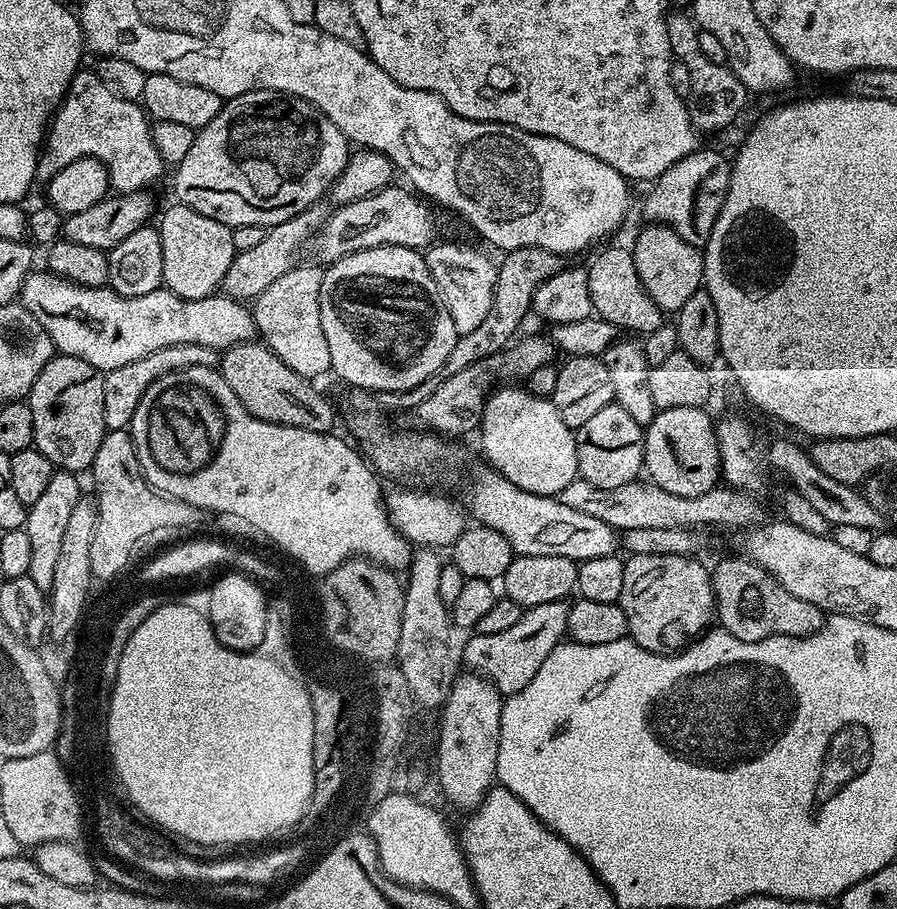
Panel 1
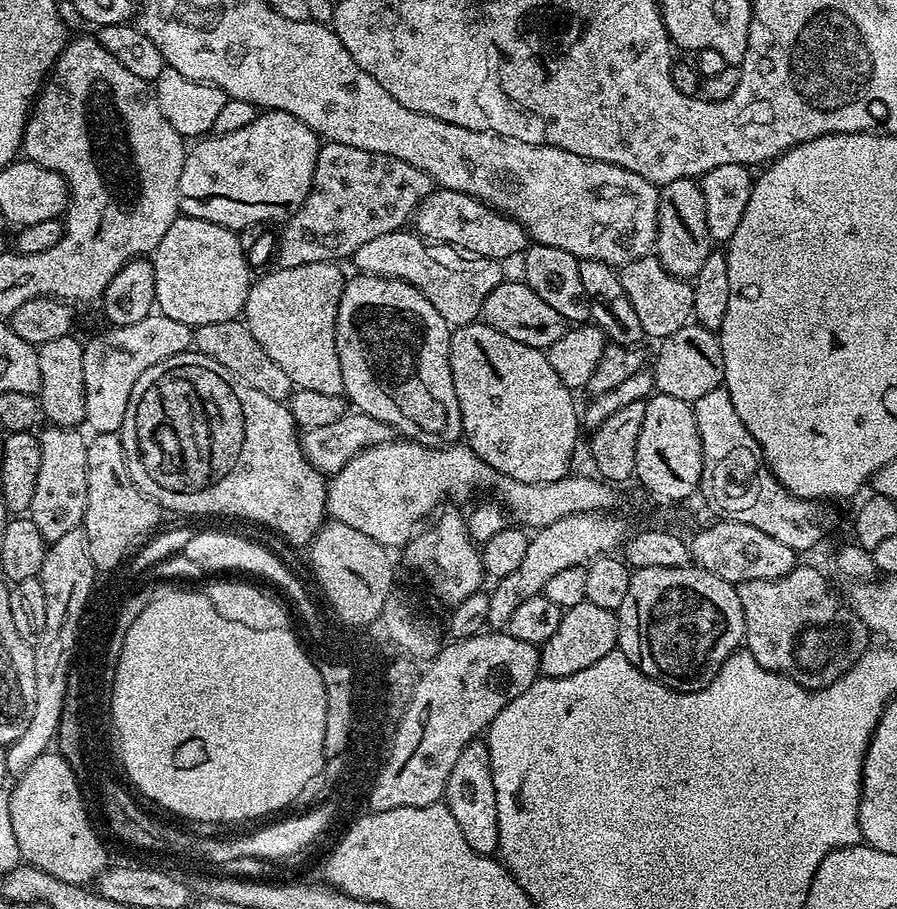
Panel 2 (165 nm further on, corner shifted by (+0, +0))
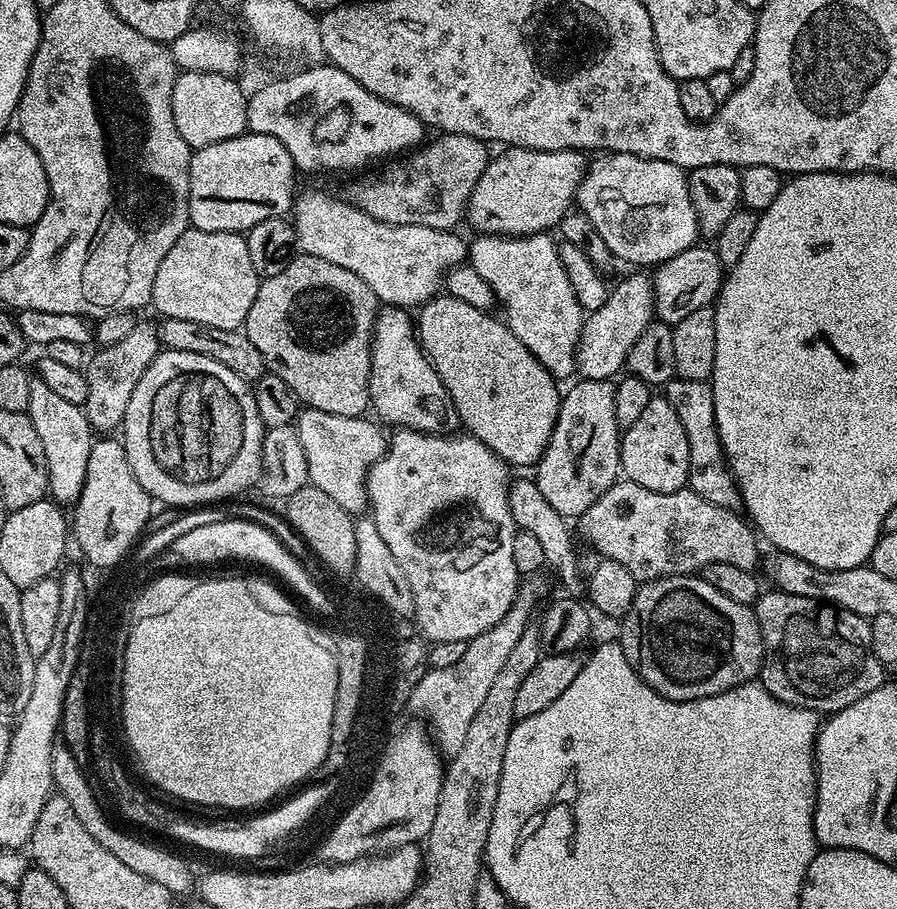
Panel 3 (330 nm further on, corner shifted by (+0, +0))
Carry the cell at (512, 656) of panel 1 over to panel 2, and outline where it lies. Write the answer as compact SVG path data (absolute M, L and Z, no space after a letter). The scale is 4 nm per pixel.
M485 630L478 636L445 643L435 657L423 665L410 698L409 706L396 730L391 747L383 758L371 792L366 797L369 809L381 812L402 806L430 806L443 797L450 770L458 762L458 754L476 736L485 731L494 718L518 694L526 694L540 676L540 649L522 638L514 638L507 630Z

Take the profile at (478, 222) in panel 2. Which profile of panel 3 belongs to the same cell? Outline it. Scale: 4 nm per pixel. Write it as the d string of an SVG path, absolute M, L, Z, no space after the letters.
M508 146L500 151L489 159L470 194L466 224L485 236L533 236L555 229L573 207L589 157L574 148L551 152Z

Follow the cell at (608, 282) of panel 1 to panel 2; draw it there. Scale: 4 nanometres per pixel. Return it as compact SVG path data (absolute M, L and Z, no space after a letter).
M649 254L619 269L622 290L634 306L642 322L645 337L663 338L682 330L682 326L693 319L694 290L687 279L675 276L666 271L662 262L655 255Z

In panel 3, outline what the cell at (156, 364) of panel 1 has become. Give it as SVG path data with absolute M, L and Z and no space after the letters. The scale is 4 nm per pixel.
M138 322L126 338L113 344L105 344L100 352L91 353L86 364L84 377L88 383L88 397L83 404L84 413L88 415L88 421L93 429L100 434L112 434L123 425L126 418L126 406L130 406L130 394L134 394L134 386L138 386L138 378L146 374L150 362L160 351L160 339L156 333L157 325Z

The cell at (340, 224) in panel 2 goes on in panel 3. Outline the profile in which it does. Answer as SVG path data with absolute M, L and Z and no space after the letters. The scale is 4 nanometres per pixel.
M449 132L437 137L437 140L429 139L423 146L399 158L381 163L372 170L377 172L369 171L364 174L369 176L356 178L361 180L349 186L347 199L378 222L430 226L443 232L455 229L455 224L465 219L470 194L474 186L478 186L482 170L486 170L490 159L489 145L466 134Z

